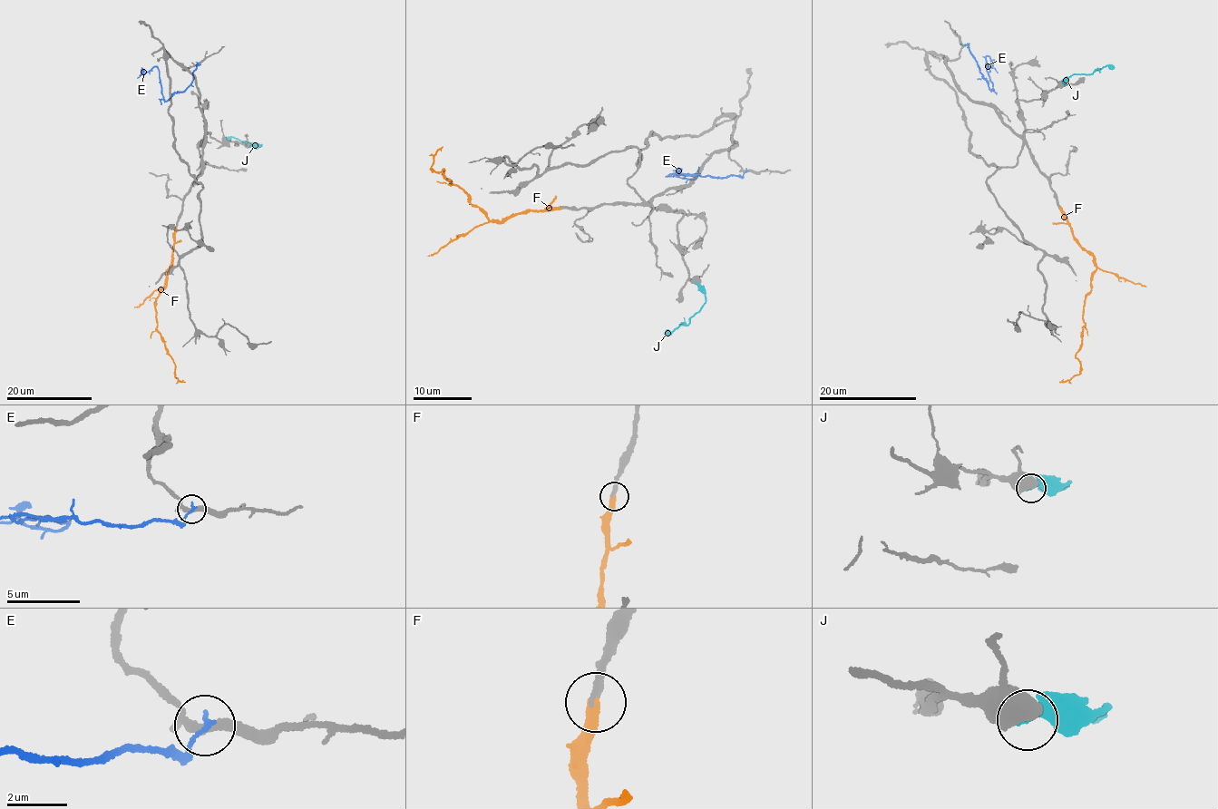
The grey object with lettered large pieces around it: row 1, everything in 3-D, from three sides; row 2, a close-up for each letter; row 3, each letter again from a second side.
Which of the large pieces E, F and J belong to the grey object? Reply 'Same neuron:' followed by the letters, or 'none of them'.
Same neuron: F

